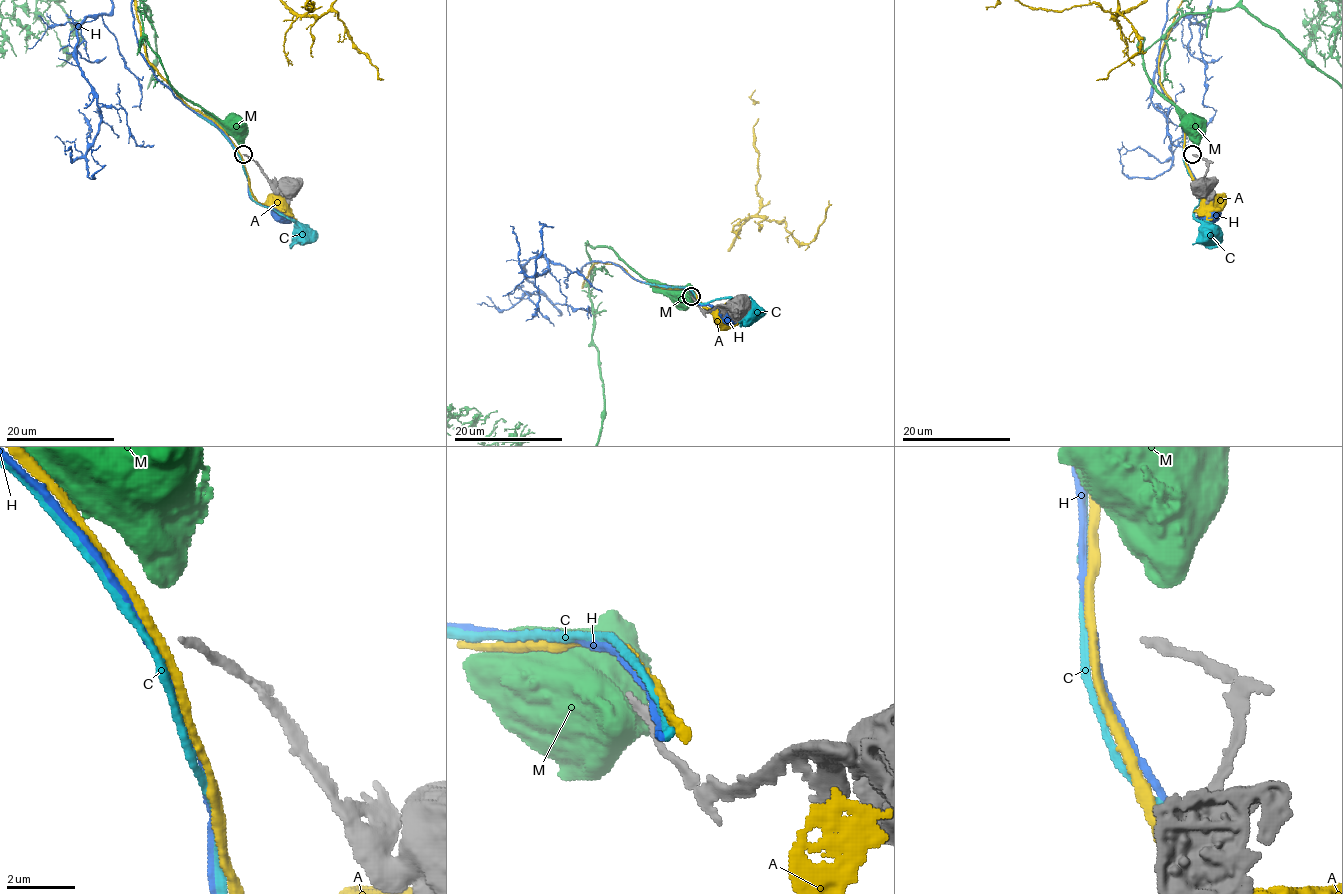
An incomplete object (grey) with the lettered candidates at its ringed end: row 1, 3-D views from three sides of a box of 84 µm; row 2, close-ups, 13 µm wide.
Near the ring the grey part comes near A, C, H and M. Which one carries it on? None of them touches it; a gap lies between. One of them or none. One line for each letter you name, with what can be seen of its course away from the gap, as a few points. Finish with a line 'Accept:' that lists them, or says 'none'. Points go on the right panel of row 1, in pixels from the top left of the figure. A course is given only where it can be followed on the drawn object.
Accept: none

